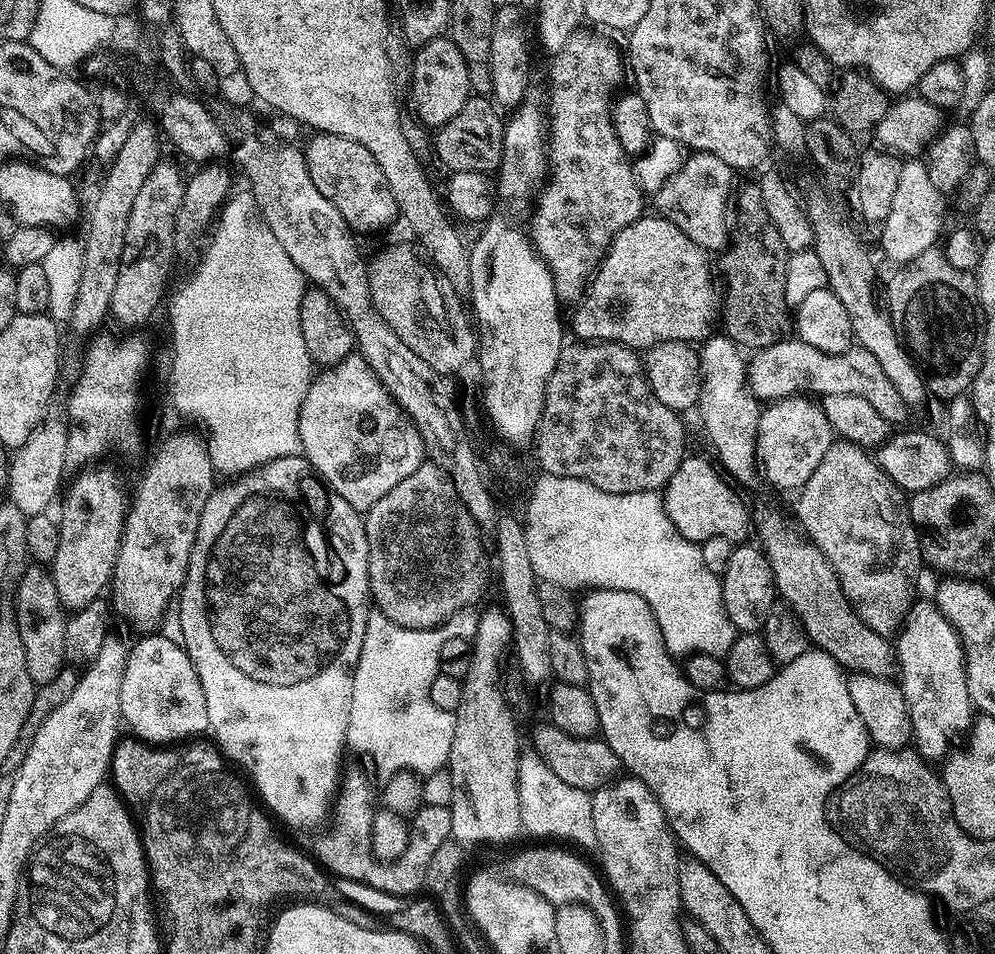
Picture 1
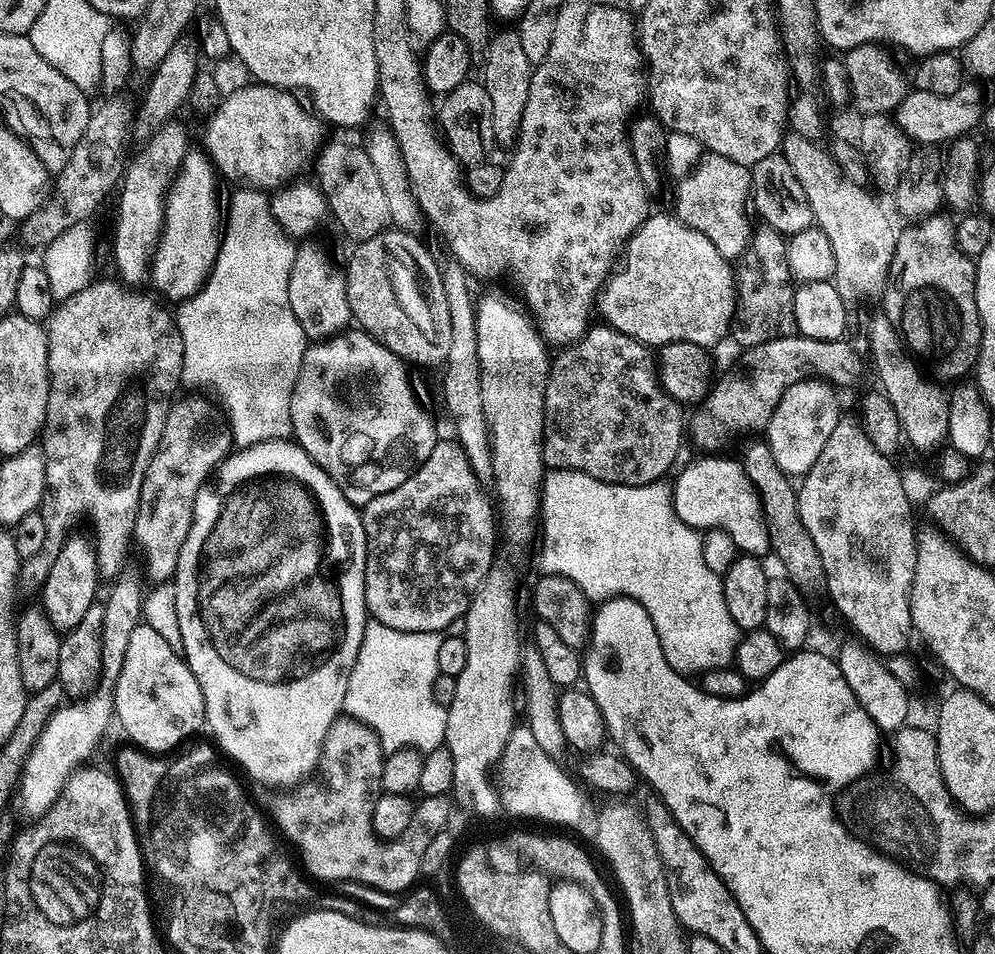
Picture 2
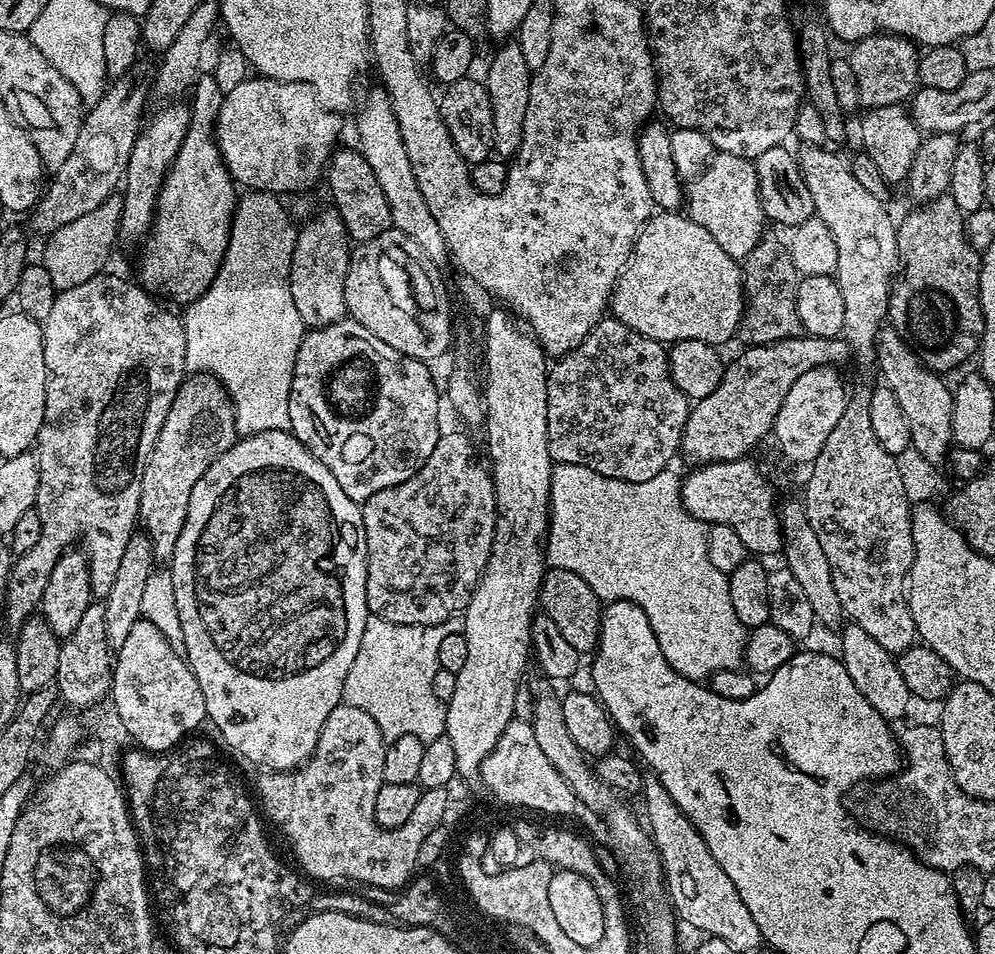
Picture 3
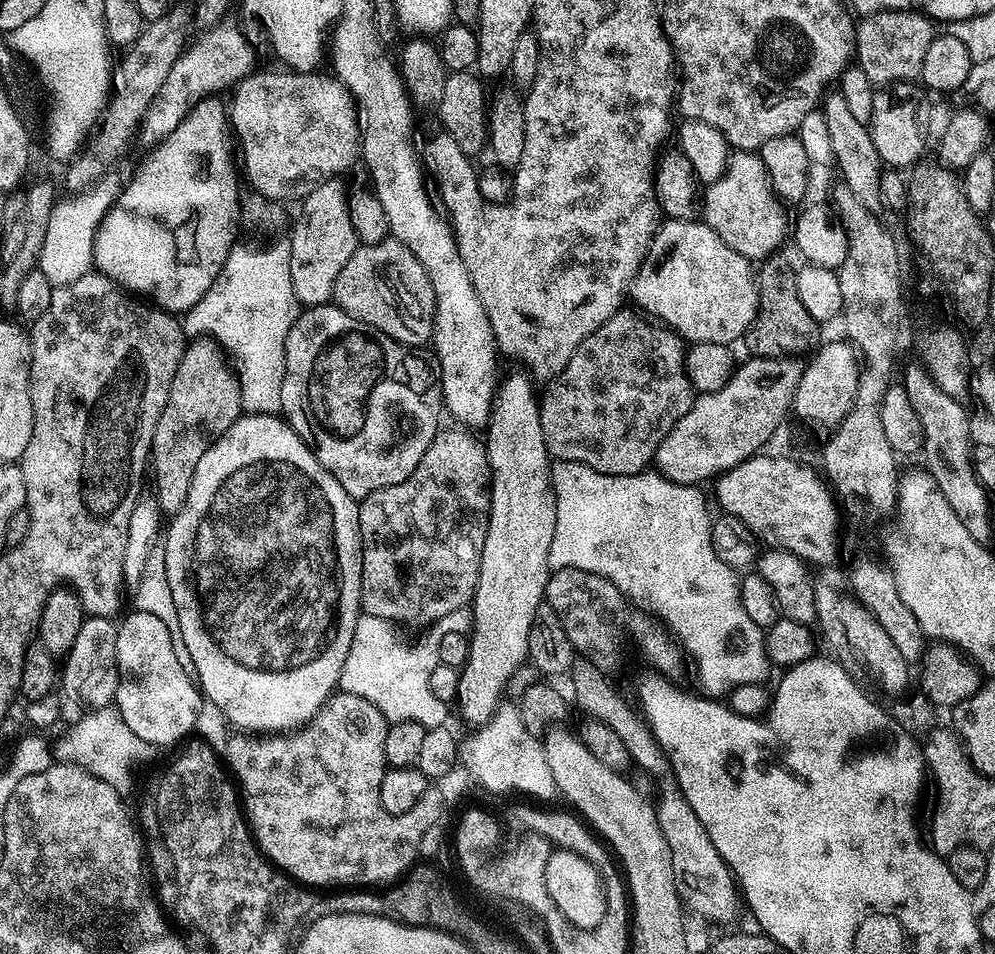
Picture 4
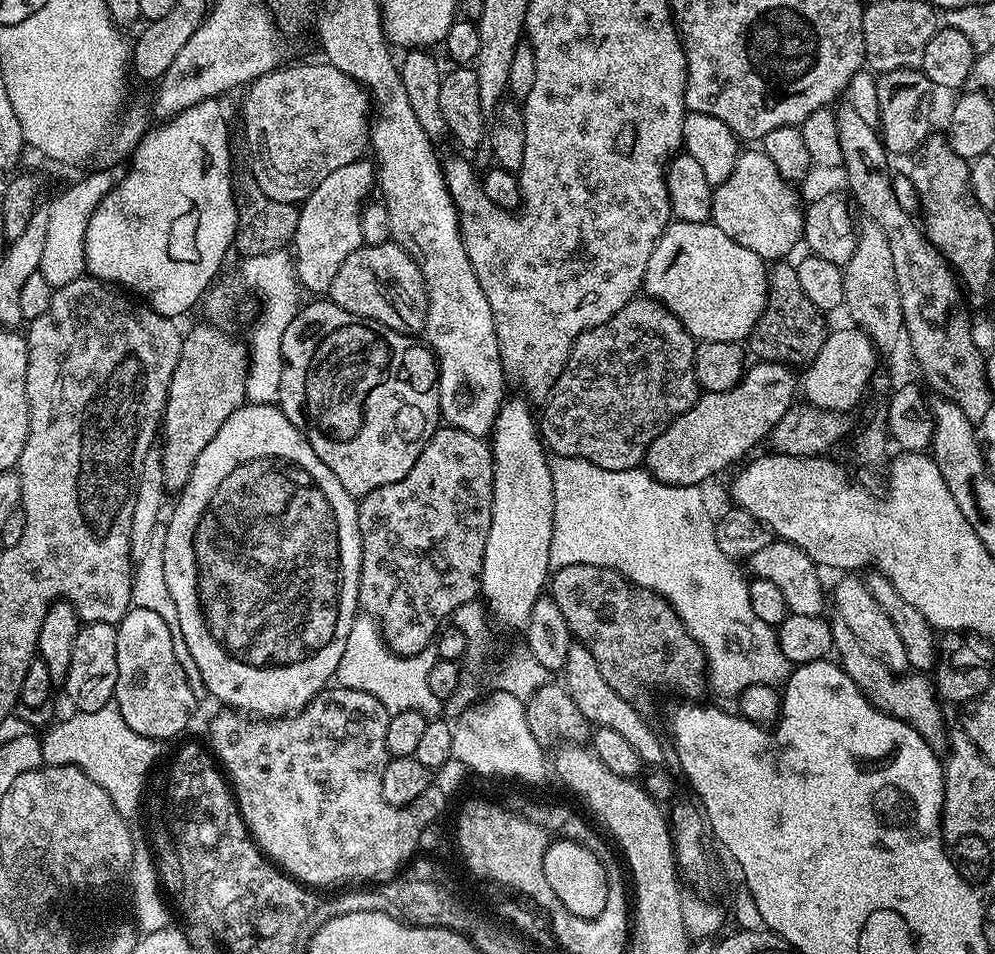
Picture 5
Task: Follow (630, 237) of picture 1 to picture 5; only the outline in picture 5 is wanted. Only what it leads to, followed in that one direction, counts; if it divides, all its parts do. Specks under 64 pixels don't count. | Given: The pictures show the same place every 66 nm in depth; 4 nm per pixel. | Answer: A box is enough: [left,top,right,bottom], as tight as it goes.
[642,220,768,342]

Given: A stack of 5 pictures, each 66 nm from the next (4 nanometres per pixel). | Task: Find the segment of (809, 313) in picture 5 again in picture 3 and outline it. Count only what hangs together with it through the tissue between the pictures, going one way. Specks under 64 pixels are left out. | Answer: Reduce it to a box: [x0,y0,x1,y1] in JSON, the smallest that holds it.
[738,238,804,346]

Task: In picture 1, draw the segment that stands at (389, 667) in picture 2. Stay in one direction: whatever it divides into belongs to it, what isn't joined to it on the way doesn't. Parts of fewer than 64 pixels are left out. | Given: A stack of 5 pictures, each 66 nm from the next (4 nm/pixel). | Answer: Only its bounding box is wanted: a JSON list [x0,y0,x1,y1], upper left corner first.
[347,607,479,778]

